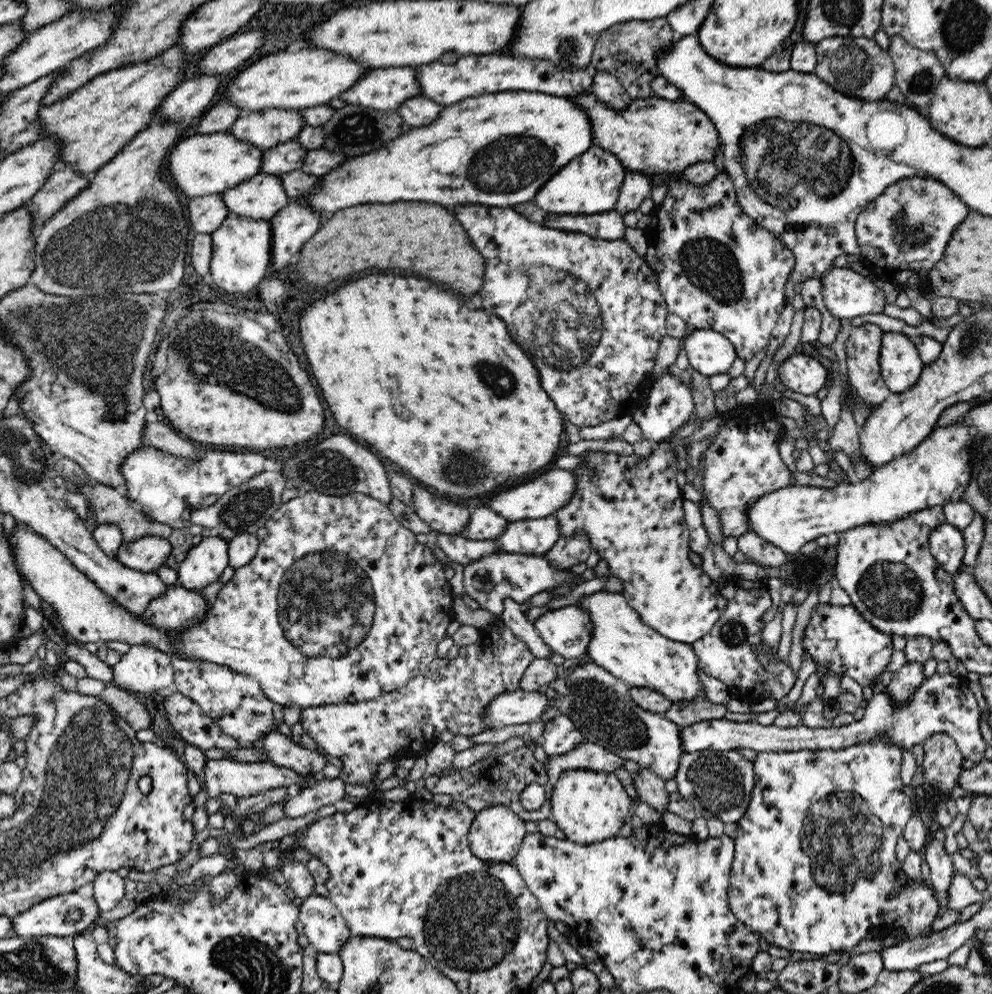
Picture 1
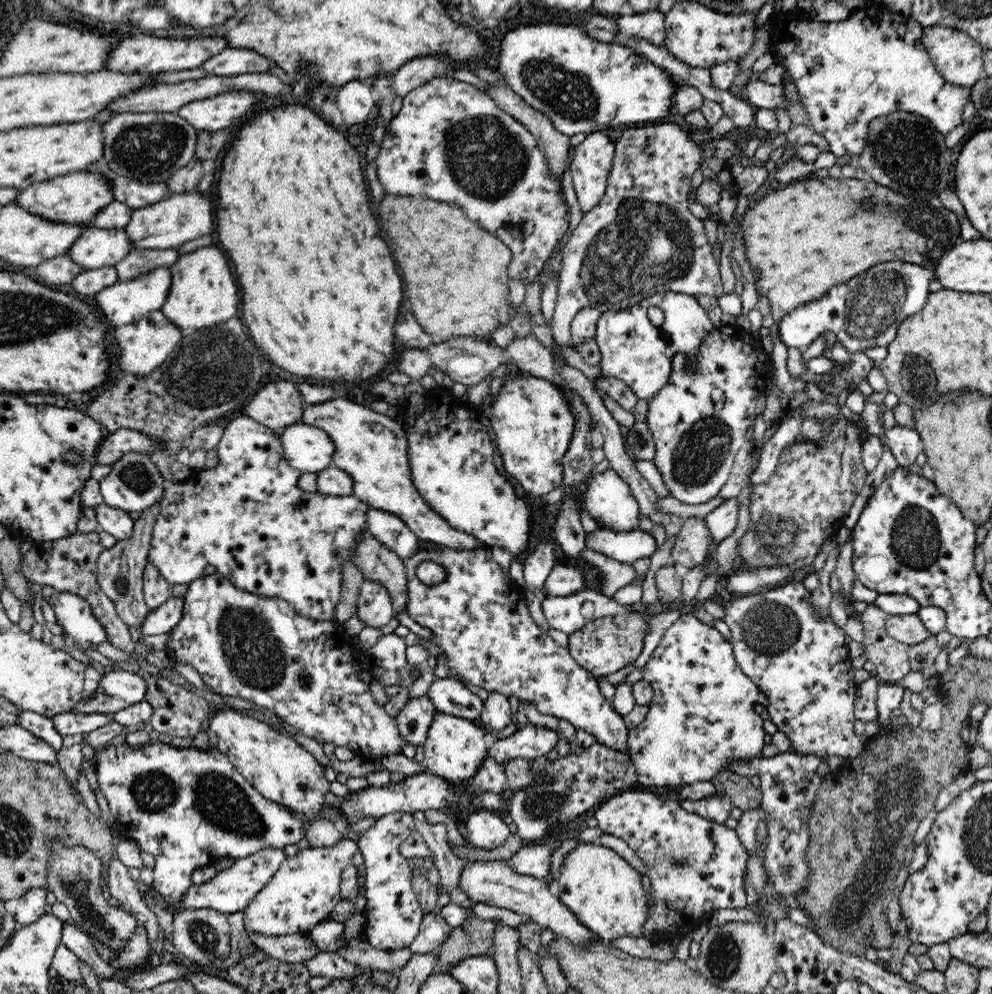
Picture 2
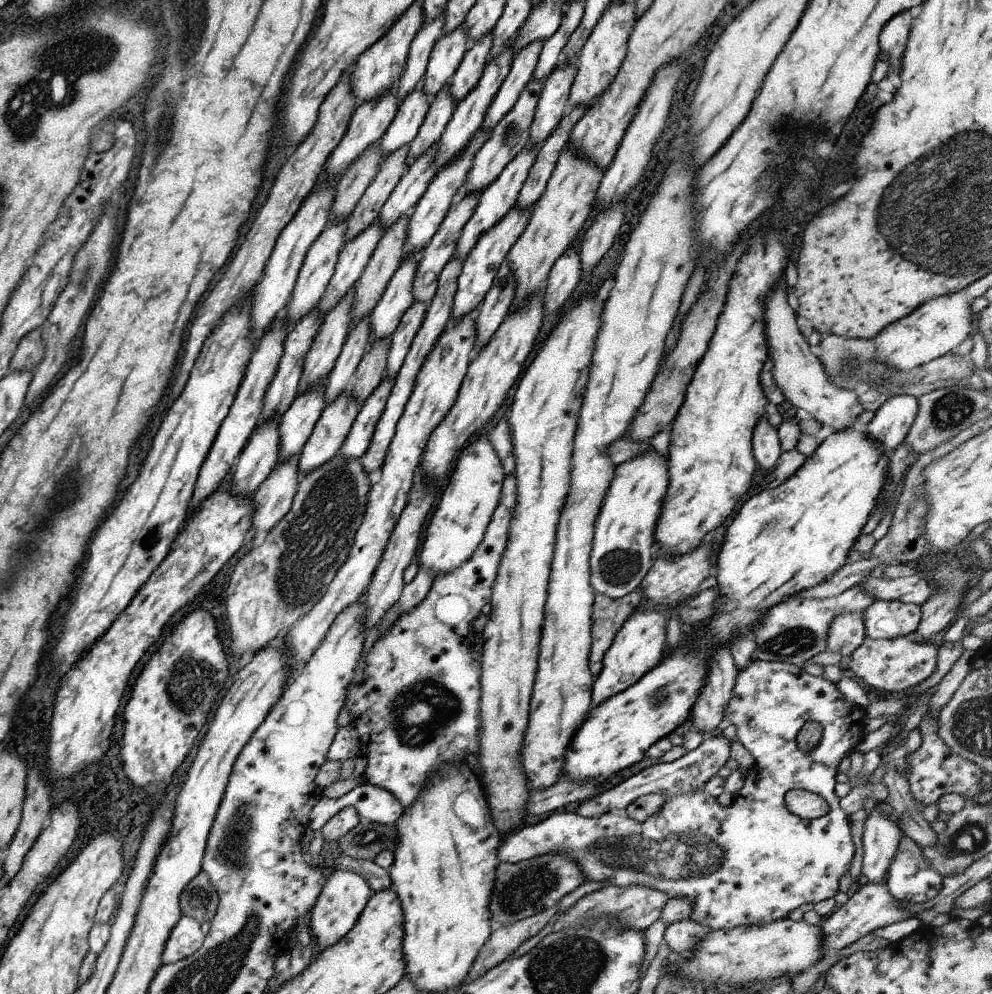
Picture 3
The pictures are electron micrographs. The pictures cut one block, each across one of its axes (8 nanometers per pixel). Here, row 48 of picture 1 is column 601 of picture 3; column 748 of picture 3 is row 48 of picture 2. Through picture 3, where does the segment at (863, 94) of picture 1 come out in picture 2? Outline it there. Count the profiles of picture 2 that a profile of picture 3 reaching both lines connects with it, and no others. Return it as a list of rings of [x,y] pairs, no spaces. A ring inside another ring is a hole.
[[[676,1],[665,14],[665,39],[663,46],[672,56],[694,68],[712,68],[724,62],[739,62],[756,44],[756,11],[740,14],[721,13],[702,4]],[[872,1],[868,5],[864,5],[852,11],[851,15],[846,18],[846,20],[838,22],[818,22],[812,20],[809,14],[775,14],[772,16],[771,23],[768,27],[771,31],[771,40],[773,43],[771,48],[777,60],[776,63],[790,74],[792,82],[796,85],[796,90],[807,112],[807,124],[811,126],[814,132],[826,138],[830,145],[829,152],[833,152],[836,157],[849,154],[851,158],[855,156],[855,158],[858,159],[859,155],[861,155],[864,150],[864,146],[866,146],[866,140],[868,140],[868,124],[870,124],[874,118],[880,118],[880,116],[886,116],[886,114],[892,114],[892,112],[912,112],[923,116],[931,121],[940,134],[944,135],[952,132],[958,124],[962,123],[962,110],[964,110],[964,106],[966,106],[966,102],[968,102],[969,99],[969,88],[961,87],[960,85],[952,84],[944,80],[944,77],[942,77],[938,69],[934,66],[924,46],[922,40],[923,27],[920,26],[920,23],[914,20],[912,16],[889,11],[884,6]]]

